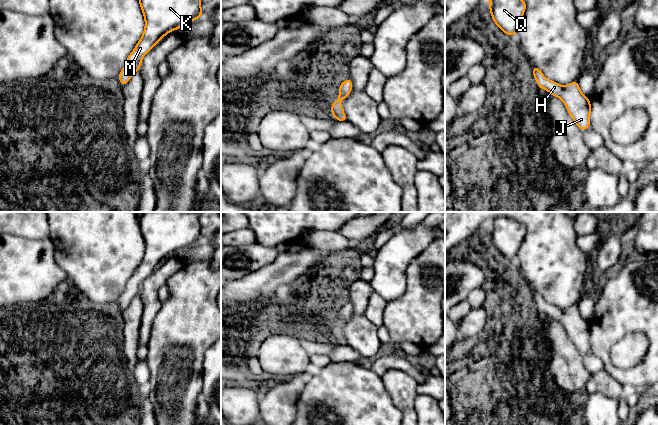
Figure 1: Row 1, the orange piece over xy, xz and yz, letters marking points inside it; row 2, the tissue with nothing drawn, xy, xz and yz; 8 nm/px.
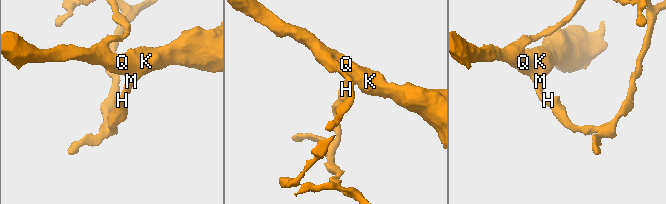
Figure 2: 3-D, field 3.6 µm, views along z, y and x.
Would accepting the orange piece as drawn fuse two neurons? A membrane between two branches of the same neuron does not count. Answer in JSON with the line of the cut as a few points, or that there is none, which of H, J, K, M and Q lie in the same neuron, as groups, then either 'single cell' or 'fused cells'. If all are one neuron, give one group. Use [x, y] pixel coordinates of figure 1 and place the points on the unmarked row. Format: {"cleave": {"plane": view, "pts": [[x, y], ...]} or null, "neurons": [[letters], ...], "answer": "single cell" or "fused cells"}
{"cleave": null, "neurons": [["H", "J", "K", "M", "Q"]], "answer": "single cell"}

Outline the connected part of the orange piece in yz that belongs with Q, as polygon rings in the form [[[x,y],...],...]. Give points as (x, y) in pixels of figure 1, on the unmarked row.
[[[497,217],[488,222],[490,237],[495,248],[509,260],[517,258],[526,233],[521,222],[507,217]]]

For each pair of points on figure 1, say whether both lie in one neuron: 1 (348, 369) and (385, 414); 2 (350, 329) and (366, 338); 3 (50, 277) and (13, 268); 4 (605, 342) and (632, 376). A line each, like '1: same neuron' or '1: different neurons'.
1: same neuron
2: same neuron
3: same neuron
4: same neuron

